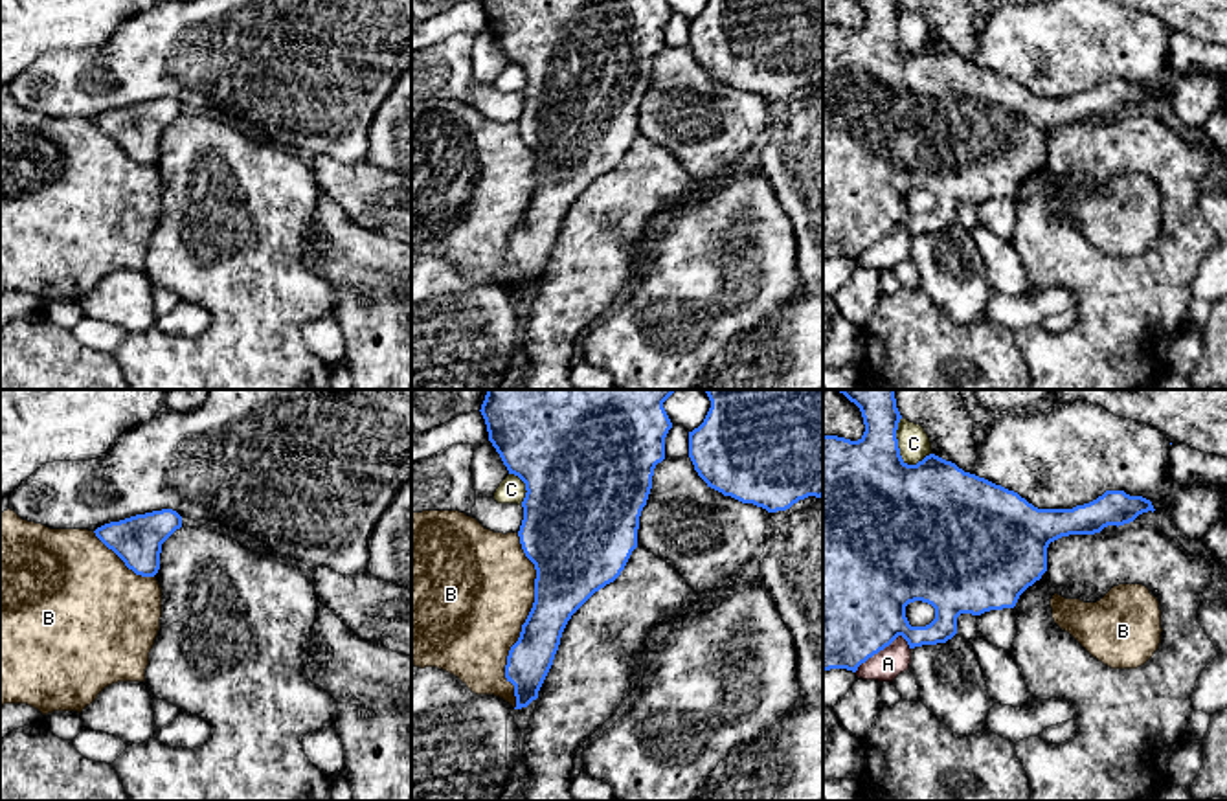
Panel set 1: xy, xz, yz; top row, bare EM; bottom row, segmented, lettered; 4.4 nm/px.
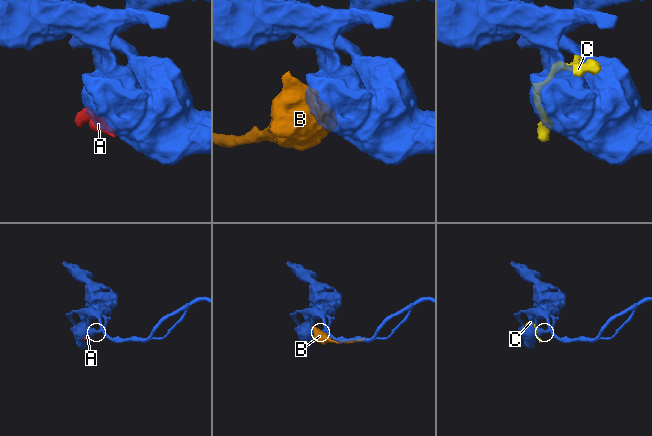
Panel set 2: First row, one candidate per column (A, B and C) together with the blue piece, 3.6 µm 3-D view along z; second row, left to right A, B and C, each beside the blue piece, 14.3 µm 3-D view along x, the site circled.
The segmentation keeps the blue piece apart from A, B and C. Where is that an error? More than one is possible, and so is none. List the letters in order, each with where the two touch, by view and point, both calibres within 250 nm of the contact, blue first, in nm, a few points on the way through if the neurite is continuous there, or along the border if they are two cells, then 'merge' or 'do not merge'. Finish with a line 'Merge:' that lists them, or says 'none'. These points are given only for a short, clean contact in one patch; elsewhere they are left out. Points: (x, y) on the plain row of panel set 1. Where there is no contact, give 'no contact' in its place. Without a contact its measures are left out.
A: contact yz (880, 237); calibres 500 and 140 nm; do not merge
B: contact xz (526, 210); calibres 260 and 480 nm; merge
C: contact yz (897, 33); calibres 440 and 140 nm; do not merge
Merge: B

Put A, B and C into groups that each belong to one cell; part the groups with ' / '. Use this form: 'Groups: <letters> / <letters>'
Groups: A / B / C

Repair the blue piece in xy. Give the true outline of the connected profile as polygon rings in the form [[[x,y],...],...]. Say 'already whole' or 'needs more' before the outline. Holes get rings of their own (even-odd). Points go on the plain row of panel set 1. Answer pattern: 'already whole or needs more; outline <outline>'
needs more; outline [[[7,97],[0,103],[0,294],[28,292],[42,303],[53,299],[81,301],[97,283],[118,270],[145,270],[149,241],[160,219],[162,176],[156,169],[160,158],[162,132],[182,116],[182,105],[173,97],[136,103],[119,110],[110,110],[96,119],[88,118],[50,118],[42,112],[22,108]]]

